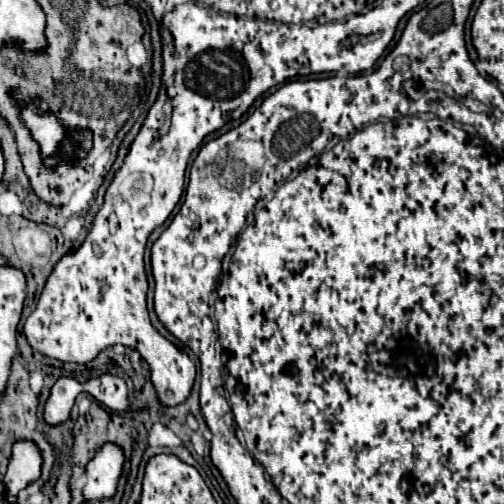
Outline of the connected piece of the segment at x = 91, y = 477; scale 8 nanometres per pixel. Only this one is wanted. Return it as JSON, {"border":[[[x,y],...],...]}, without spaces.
{"border":[[[103,443],[85,467],[85,485],[81,495],[85,501],[111,499],[117,493],[117,483],[123,473],[123,449],[117,443]]]}

